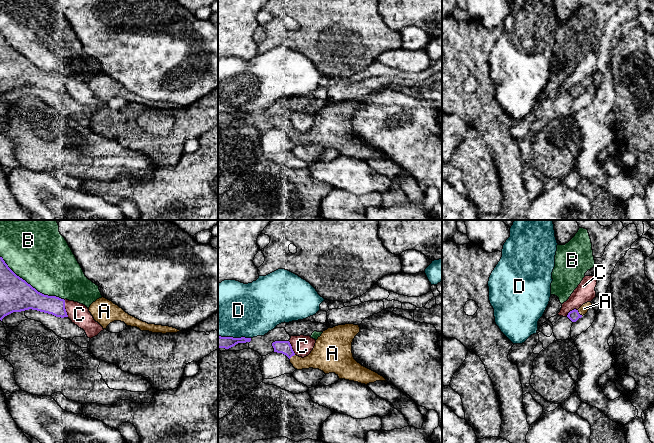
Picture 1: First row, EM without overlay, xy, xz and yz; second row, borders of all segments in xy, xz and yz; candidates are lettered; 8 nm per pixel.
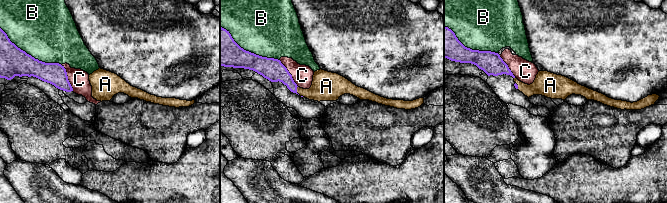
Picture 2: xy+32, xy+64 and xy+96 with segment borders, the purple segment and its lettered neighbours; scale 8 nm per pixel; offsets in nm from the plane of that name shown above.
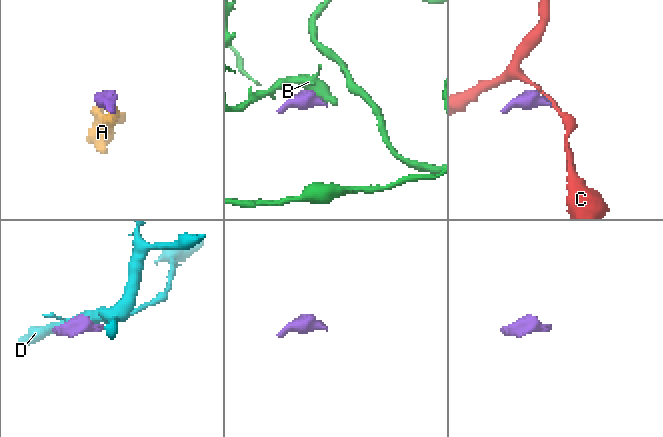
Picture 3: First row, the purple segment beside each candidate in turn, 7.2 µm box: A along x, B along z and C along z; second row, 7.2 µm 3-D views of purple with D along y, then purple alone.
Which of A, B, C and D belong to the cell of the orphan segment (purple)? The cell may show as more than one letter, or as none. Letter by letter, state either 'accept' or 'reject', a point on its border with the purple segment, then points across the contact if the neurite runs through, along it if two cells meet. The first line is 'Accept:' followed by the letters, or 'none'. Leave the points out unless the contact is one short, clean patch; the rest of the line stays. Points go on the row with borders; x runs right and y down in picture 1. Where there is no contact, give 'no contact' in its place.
Accept: A
A: accept | yz (578, 313)
B: reject | xy (30, 285)
C: reject | xy (64, 308)
D: reject | xz (234, 338)

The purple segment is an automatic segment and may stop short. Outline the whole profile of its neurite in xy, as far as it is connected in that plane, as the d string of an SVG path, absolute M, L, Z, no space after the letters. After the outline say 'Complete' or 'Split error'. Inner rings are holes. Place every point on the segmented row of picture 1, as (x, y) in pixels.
M0 257L0 320L13 312L29 309L68 317L64 299L38 292L17 276Z. Complete

